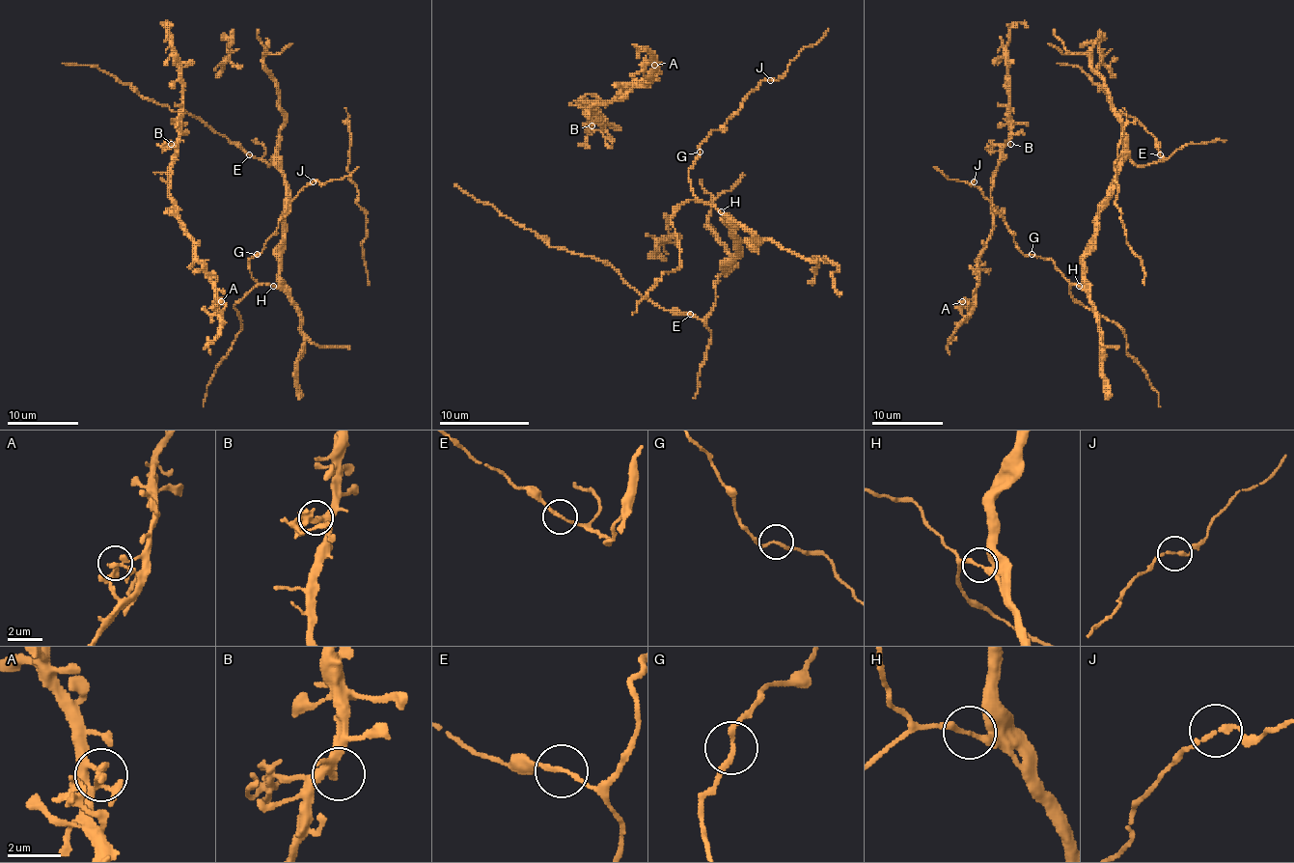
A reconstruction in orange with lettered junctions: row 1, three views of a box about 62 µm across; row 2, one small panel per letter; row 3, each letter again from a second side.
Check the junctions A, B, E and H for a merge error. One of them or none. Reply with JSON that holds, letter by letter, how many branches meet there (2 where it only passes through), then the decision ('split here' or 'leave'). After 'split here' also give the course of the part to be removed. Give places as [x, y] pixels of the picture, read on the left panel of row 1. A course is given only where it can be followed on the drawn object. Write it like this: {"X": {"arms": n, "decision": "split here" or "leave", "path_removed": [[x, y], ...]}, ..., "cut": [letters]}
{"A": {"arms": 2, "decision": "leave"}, "B": {"arms": 2, "decision": "leave"}, "E": {"arms": 2, "decision": "leave"}, "H": {"arms": 2, "decision": "leave"}, "cut": []}

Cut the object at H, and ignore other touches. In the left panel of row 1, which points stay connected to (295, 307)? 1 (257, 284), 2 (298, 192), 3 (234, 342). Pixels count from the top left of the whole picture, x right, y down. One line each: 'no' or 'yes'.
1: no
2: no
3: no

